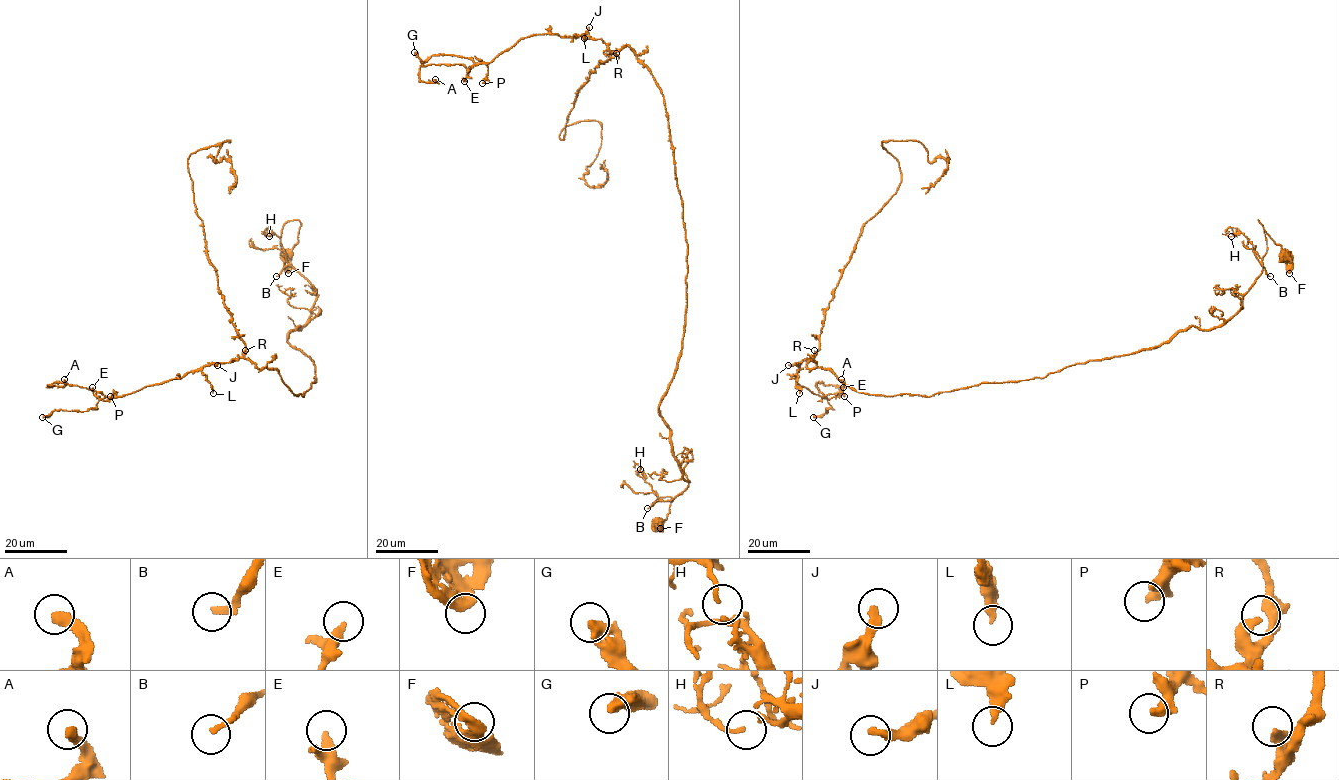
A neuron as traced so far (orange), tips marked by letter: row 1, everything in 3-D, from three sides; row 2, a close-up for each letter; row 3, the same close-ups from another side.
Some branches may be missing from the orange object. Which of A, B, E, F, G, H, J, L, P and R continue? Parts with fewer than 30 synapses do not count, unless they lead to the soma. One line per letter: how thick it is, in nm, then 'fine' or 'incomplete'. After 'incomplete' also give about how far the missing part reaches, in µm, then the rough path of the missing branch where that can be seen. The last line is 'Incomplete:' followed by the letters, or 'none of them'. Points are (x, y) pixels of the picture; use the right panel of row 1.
A: calibre 360 nm; fine
B: calibre 240 nm; fine
E: calibre 280 nm; incomplete; missing 15 µm; course (843, 387), (856, 390), (856, 385), (862, 381), (870, 385)
F: calibre 280 nm; fine
G: calibre 440 nm; fine
H: calibre 110 nm; fine
J: calibre 360 nm; fine
L: calibre 280 nm; fine
P: calibre 400 nm; fine
R: calibre 320 nm; fine
Incomplete: E

